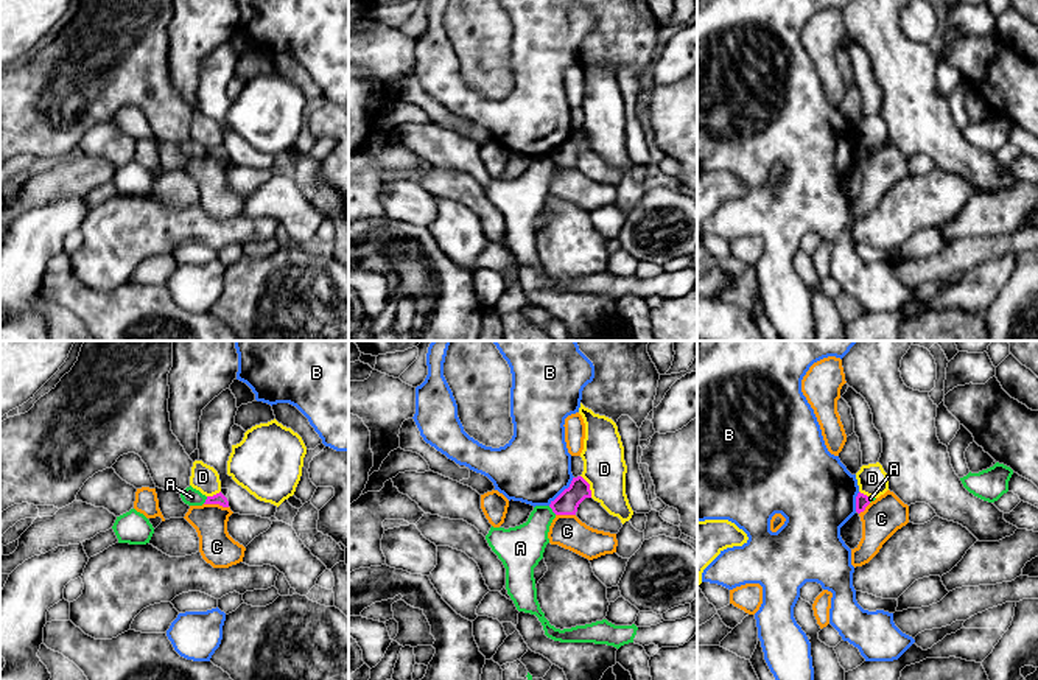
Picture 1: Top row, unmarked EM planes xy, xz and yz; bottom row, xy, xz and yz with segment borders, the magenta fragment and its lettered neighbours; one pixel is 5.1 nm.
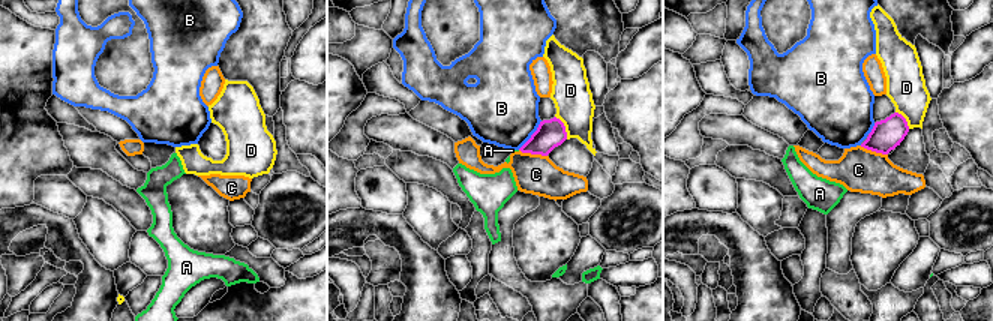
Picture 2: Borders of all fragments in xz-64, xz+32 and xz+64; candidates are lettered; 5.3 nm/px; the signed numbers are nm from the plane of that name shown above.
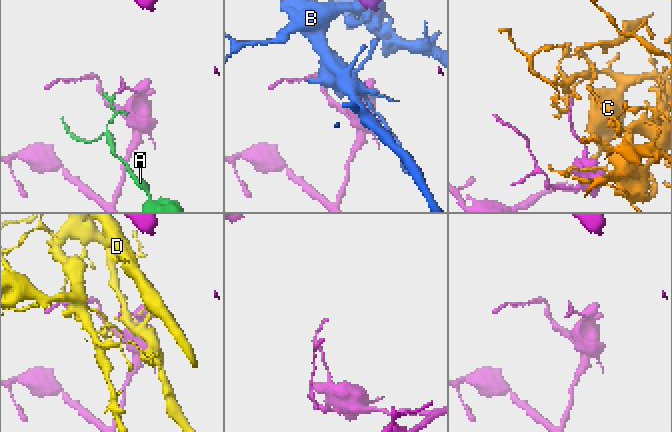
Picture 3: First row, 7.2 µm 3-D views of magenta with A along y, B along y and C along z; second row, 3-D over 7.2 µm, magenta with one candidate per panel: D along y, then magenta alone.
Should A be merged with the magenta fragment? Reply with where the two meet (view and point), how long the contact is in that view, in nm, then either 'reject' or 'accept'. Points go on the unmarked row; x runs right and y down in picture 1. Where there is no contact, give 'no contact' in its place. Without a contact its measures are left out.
xz (553, 162) | 60 nm | reject

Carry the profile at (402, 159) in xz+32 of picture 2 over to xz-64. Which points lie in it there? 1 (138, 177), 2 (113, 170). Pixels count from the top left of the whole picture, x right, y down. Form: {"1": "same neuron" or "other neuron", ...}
{"1": "other neuron", "2": "other neuron"}

